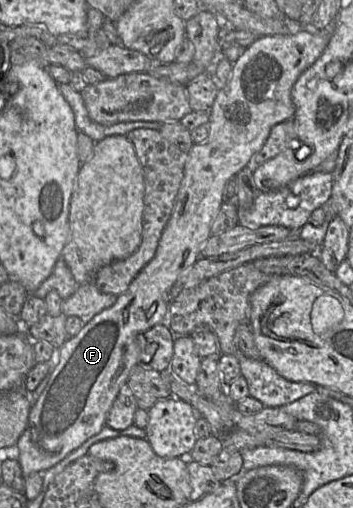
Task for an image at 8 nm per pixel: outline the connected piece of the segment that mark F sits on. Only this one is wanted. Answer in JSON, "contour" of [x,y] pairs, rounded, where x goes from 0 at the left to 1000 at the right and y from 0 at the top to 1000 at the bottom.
{"contour":[[[943,47],[918,57],[856,59],[816,69],[742,71],[697,94],[660,126],[646,163],[618,177],[592,219],[592,266],[569,283],[547,283],[524,321],[521,348],[496,392],[487,421],[473,437],[433,510],[394,535],[363,569],[329,594],[289,610],[241,638],[221,657],[170,683],[167,711],[144,730],[130,764],[91,795],[74,844],[54,860],[51,909],[65,939],[91,929],[127,929],[255,860],[278,854],[343,762],[363,752],[374,724],[388,719],[397,683],[388,659],[473,632],[482,575],[507,545],[530,537],[567,508],[575,482],[598,465],[598,441],[632,398],[643,358],[694,331],[714,307],[748,287],[773,248],[824,236],[836,222],[824,179],[844,152],[875,134],[926,93]]]}

